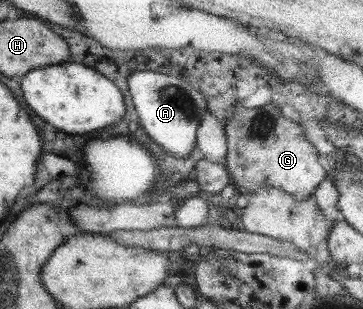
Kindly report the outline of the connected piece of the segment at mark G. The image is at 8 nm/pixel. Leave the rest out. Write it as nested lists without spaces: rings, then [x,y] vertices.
[[[235,104],[224,130],[228,147],[224,165],[232,183],[247,190],[247,194],[272,187],[303,201],[314,195],[327,177],[325,168],[319,164],[319,154],[315,146],[307,142],[303,128],[287,120],[276,104],[251,109]]]

